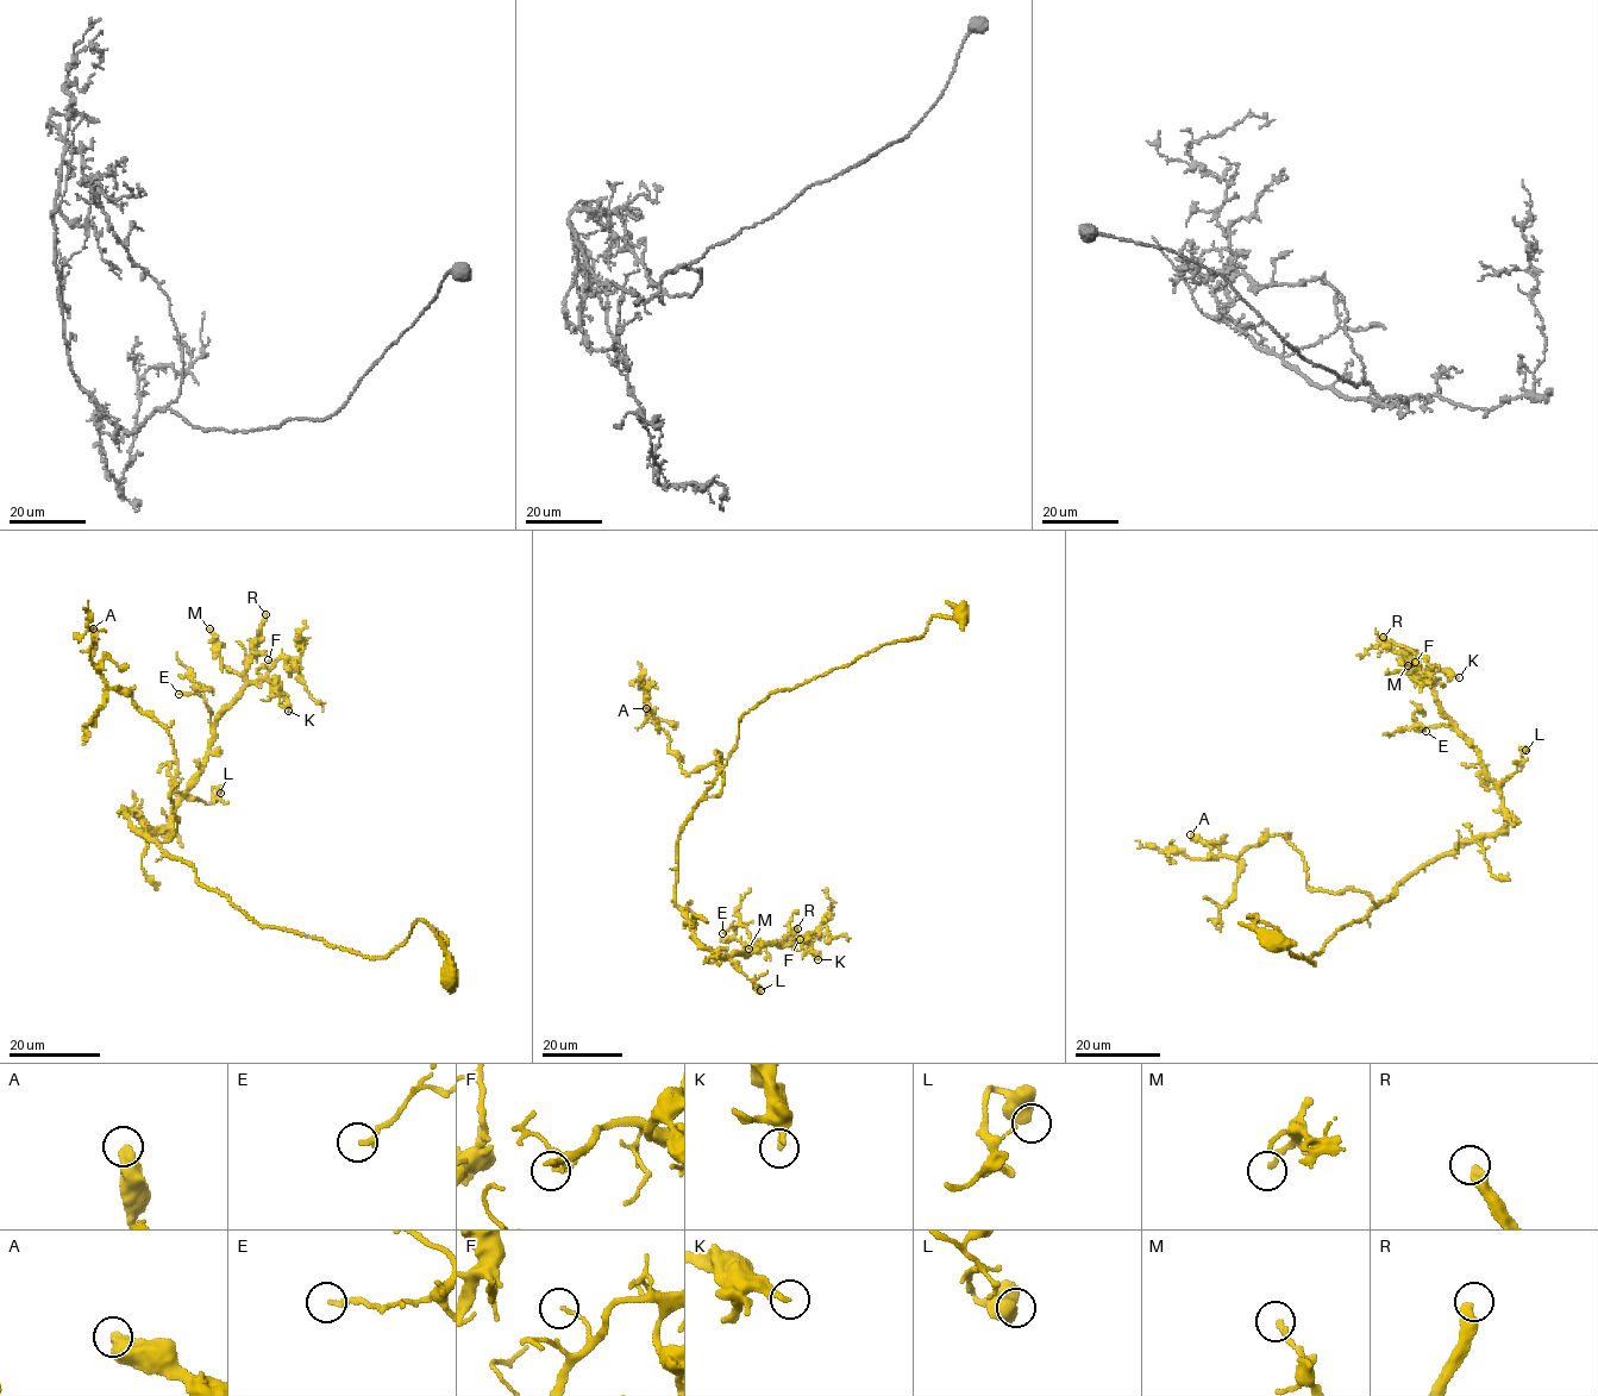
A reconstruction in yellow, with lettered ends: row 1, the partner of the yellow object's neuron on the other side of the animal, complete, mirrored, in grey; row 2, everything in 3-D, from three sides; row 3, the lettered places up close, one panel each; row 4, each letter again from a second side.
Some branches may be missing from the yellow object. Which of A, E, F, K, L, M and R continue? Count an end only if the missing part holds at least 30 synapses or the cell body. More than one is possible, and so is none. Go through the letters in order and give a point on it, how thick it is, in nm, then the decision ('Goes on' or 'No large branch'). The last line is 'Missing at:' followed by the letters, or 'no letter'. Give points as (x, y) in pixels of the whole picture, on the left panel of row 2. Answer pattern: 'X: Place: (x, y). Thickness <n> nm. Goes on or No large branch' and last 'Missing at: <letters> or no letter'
A: Place: (93, 628). Thickness 480 nm. No large branch
E: Place: (179, 694). Thickness 150 nm. No large branch
F: Place: (268, 659). Thickness 110 nm. No large branch
K: Place: (288, 711). Thickness 260 nm. No large branch
L: Place: (220, 793). Thickness 600 nm. No large branch
M: Place: (210, 628). Thickness 200 nm. No large branch
R: Place: (265, 614). Thickness 440 nm. Goes on
Missing at: R

